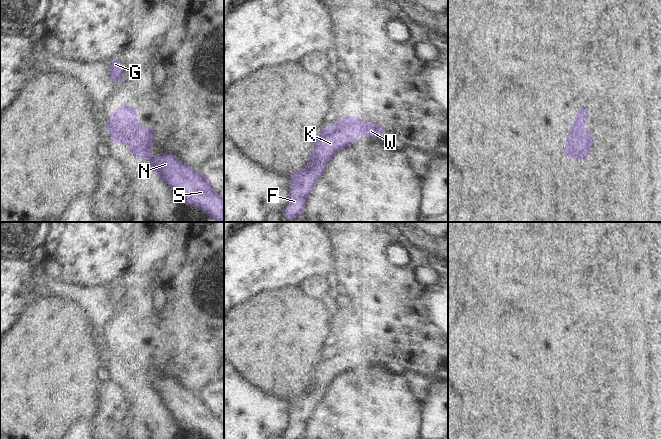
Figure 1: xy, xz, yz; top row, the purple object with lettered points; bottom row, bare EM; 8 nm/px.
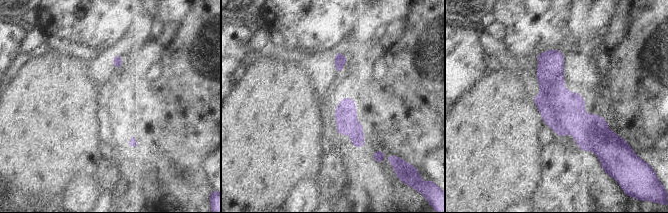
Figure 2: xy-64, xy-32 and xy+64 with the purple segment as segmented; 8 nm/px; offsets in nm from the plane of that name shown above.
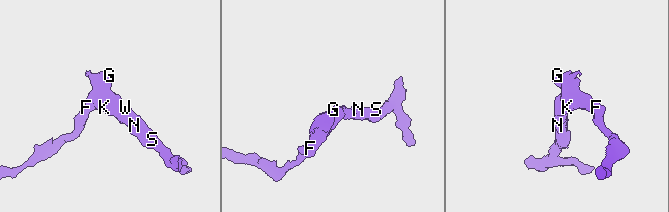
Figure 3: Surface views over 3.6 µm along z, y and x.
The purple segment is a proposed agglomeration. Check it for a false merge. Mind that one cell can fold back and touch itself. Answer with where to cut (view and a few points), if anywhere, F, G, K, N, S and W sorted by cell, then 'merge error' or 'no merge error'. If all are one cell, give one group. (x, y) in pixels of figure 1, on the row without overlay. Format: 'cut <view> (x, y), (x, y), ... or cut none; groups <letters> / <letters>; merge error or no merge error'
cut none; groups F G K N S W; no merge error

